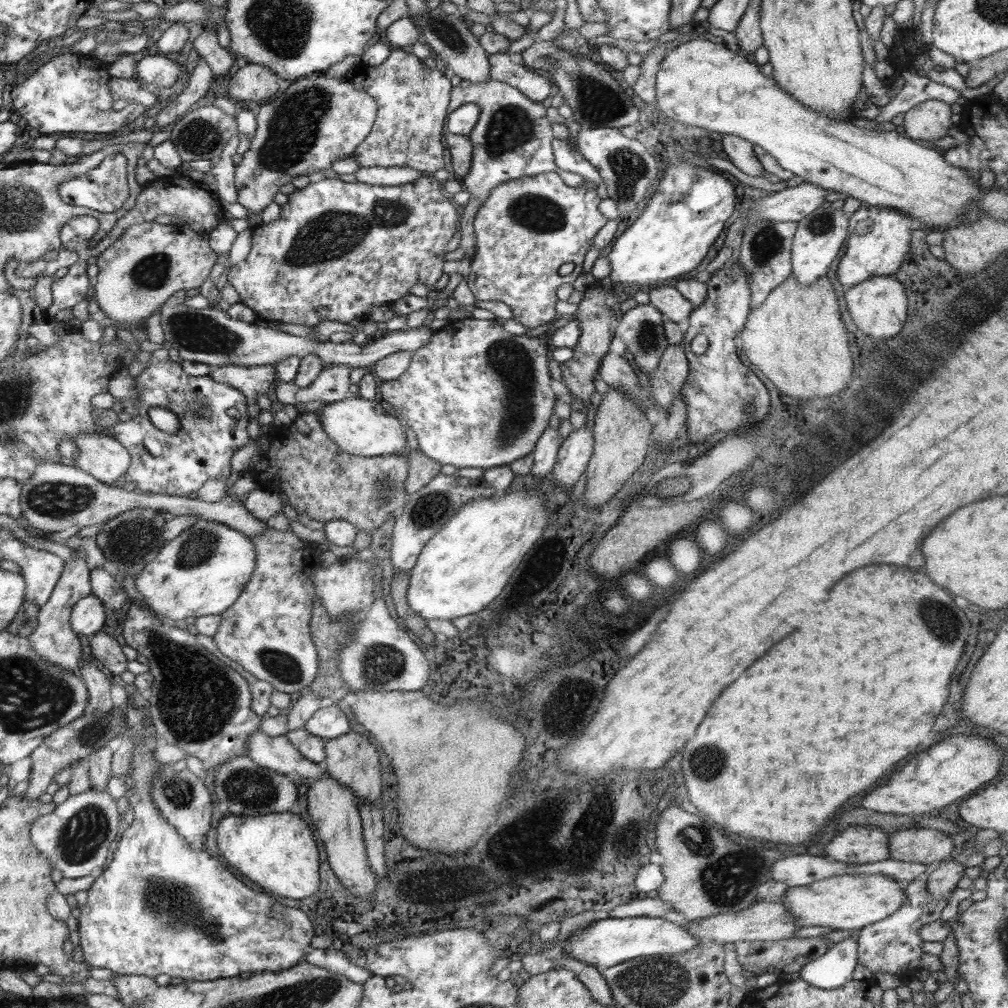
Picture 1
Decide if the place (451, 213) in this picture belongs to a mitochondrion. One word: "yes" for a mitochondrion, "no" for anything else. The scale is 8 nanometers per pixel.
no

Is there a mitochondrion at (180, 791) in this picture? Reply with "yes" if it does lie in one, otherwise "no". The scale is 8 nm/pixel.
yes

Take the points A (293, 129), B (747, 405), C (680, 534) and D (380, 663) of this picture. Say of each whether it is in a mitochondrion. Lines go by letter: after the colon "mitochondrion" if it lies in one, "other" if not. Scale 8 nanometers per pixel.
A: mitochondrion
B: mitochondrion
C: other
D: mitochondrion

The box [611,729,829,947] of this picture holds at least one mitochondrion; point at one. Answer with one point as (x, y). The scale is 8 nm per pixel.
(728, 876)

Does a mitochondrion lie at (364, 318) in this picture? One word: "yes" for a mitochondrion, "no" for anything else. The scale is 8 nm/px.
no

